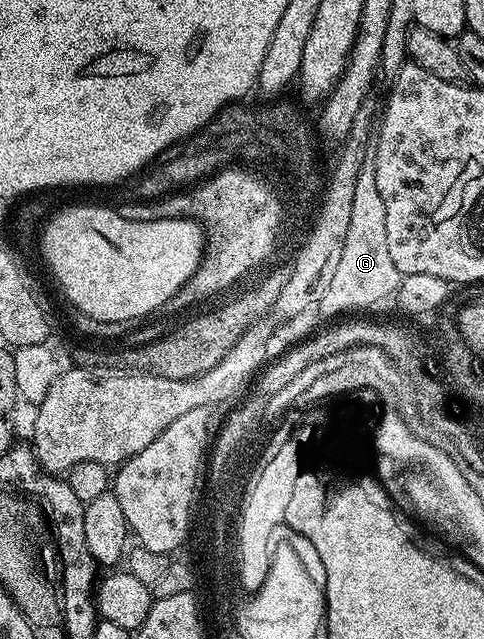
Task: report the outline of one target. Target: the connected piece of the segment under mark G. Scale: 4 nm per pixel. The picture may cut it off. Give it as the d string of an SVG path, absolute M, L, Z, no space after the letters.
M367 149L362 169L354 187L352 213L348 221L348 232L344 239L340 262L328 283L328 289L319 296L316 309L324 317L332 317L342 311L366 309L388 298L402 282L402 276L392 257L389 256L387 229L385 228L384 201L376 186L375 149Z

